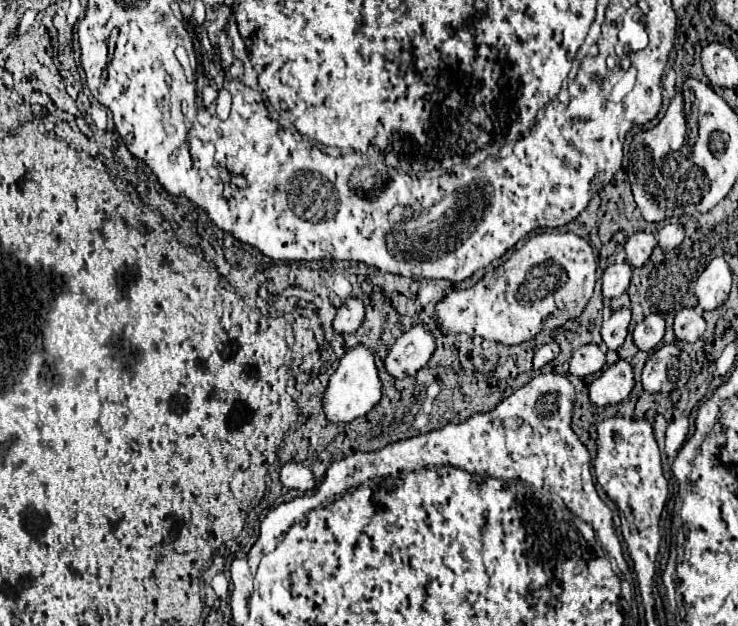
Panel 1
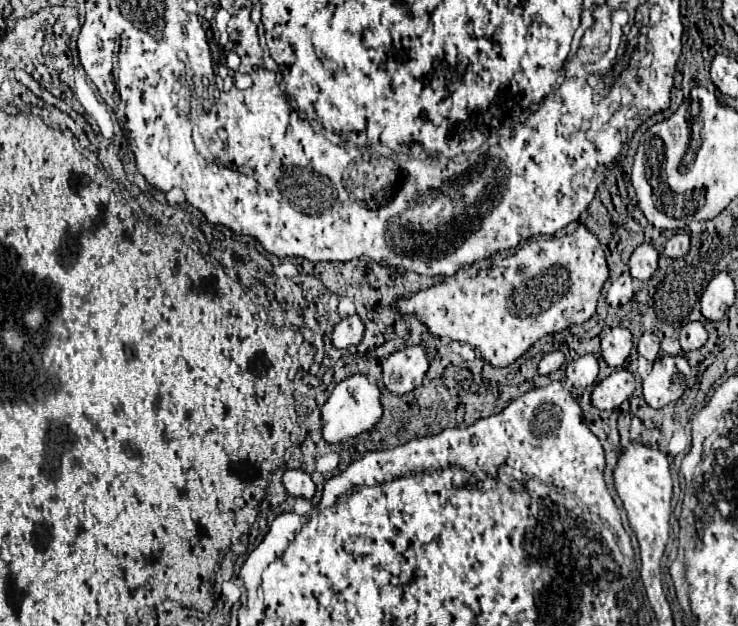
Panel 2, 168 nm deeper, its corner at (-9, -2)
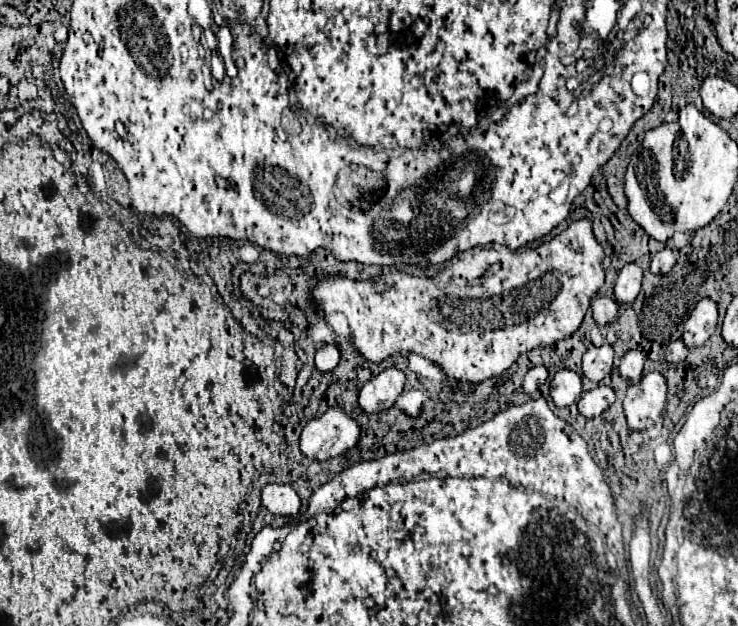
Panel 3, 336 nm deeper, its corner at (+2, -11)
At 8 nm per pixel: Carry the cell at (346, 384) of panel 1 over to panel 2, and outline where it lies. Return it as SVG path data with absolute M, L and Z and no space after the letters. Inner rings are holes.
M352 375L338 383L330 395L330 399L322 407L322 437L326 443L340 443L348 437L356 437L368 429L372 429L382 417L380 391L376 383L372 383L366 375Z

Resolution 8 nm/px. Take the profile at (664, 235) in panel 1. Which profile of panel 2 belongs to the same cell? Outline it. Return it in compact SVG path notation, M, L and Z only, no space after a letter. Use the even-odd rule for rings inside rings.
M676 233L674 237L668 239L664 253L670 259L680 259L688 253L688 249L690 249L690 237L686 233Z

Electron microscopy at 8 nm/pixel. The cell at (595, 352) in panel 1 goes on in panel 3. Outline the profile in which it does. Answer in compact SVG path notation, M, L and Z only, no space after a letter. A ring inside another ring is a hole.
M563 368L555 374L551 384L551 398L557 408L571 406L575 400L579 400L581 392L583 392L583 386L581 386L581 376L577 372Z

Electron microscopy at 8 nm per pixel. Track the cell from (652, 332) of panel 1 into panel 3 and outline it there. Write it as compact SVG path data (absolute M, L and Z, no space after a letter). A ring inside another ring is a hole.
M629 350L623 358L621 358L621 364L619 364L619 372L623 378L627 380L641 380L641 374L643 374L643 362L645 362L645 356L641 350Z

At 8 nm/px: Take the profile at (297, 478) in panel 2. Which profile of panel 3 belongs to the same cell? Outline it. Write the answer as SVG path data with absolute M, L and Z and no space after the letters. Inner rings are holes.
M267 484L261 494L263 506L279 516L293 516L299 512L299 496L291 484Z

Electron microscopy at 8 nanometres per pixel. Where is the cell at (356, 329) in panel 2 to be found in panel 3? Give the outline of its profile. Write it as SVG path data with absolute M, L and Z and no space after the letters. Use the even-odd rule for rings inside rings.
M331 342L331 344L325 344L325 346L321 346L317 350L317 354L315 354L315 366L321 372L329 372L329 370L333 370L339 364L339 358L341 358L339 346Z

